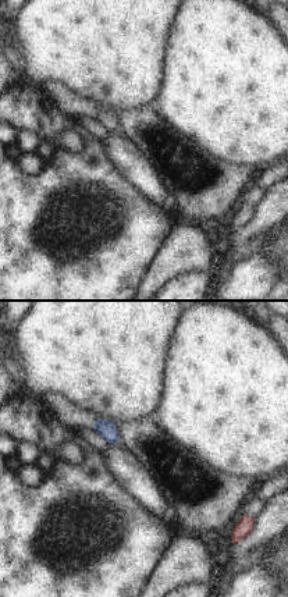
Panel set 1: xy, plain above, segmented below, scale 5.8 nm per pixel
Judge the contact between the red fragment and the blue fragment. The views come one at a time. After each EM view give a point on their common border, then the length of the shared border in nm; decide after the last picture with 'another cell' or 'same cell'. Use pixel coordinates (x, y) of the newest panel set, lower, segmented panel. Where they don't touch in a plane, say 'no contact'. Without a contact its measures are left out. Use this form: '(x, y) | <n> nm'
no contact

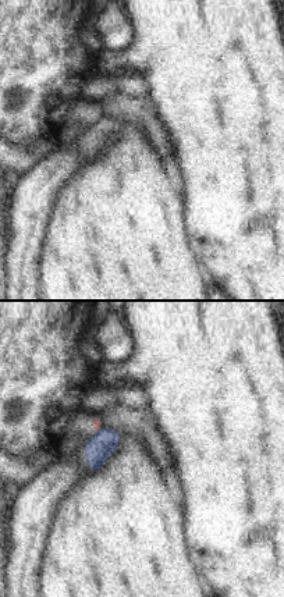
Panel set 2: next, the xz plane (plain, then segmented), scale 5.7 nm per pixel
(98, 429) | 50 nm

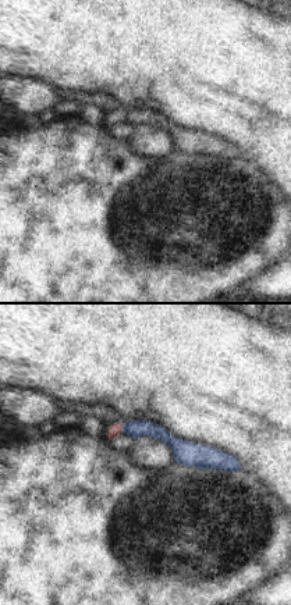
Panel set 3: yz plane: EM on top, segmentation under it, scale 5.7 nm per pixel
(121, 429) | 50 nm

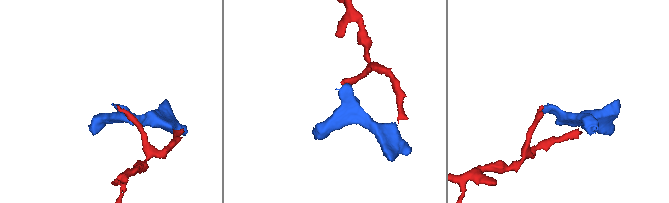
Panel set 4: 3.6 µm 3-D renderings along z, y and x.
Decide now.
another cell

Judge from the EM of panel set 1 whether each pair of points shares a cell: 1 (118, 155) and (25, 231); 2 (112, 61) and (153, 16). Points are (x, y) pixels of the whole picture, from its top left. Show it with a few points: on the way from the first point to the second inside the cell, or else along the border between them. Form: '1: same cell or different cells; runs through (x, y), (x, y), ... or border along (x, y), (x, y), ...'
1: different cells; border along (100, 141), (107, 159), (132, 184)
2: same cell; runs through (118, 50), (142, 27)

